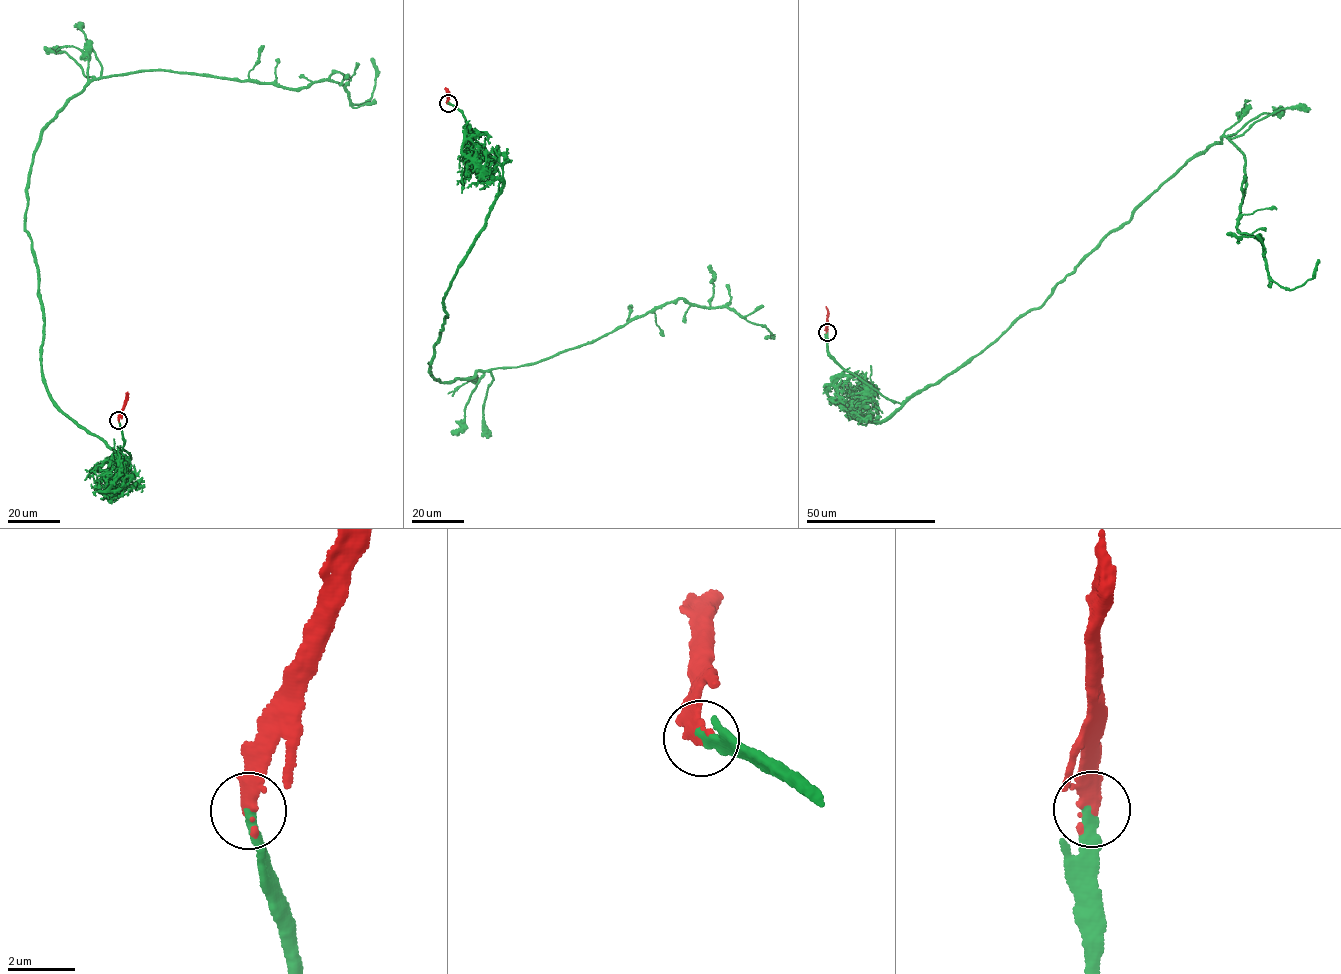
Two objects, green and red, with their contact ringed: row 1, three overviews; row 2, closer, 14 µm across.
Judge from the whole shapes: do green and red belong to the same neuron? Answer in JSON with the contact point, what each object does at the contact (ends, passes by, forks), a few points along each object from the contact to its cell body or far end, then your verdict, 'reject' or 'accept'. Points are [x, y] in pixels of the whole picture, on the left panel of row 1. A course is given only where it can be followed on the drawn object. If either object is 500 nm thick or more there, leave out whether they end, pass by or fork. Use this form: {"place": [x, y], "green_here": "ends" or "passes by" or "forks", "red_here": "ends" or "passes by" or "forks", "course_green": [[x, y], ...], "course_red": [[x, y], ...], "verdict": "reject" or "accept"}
{"place": [118, 420], "green_here": "ends", "red_here": "passes by", "course_green": [[118, 420], [122, 461], [40, 363], [43, 131], [149, 70], [357, 104], [372, 57]], "course_red": [[118, 420], [127, 392]], "verdict": "accept"}

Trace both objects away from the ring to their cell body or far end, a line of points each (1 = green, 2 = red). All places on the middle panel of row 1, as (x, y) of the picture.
1: (448, 103), (500, 181), (443, 302), (433, 377), (538, 363), (684, 298), (733, 310), (765, 337)
2: (448, 103), (446, 87)

